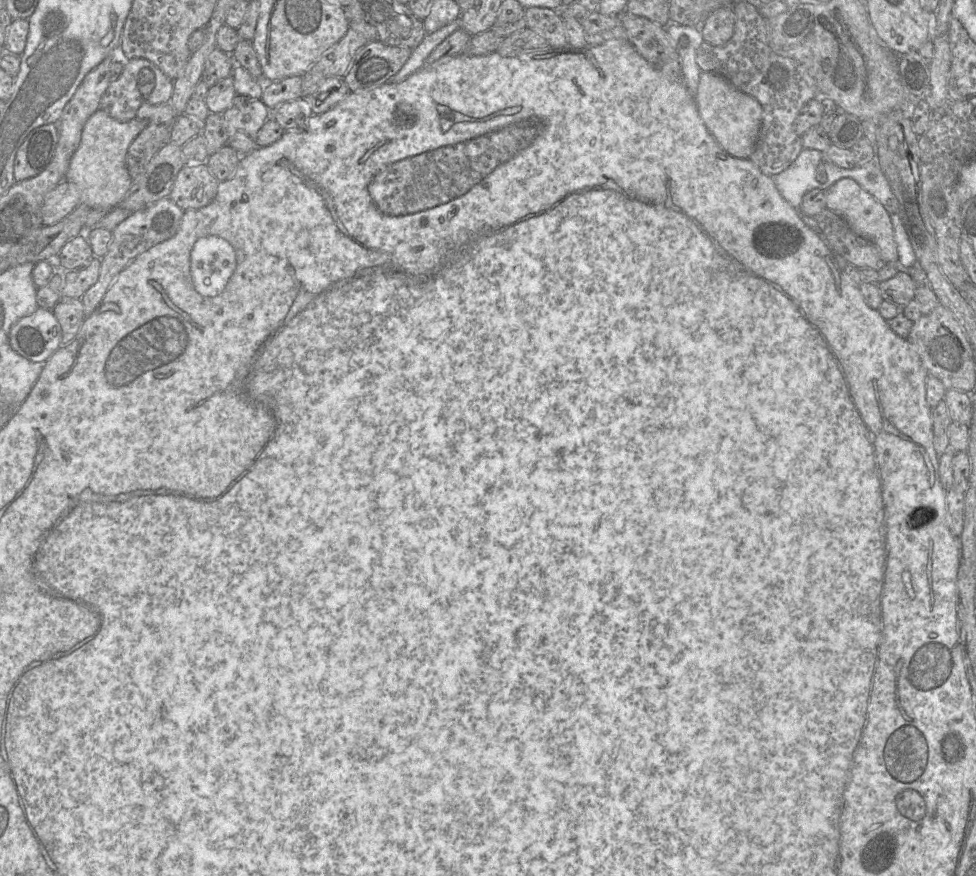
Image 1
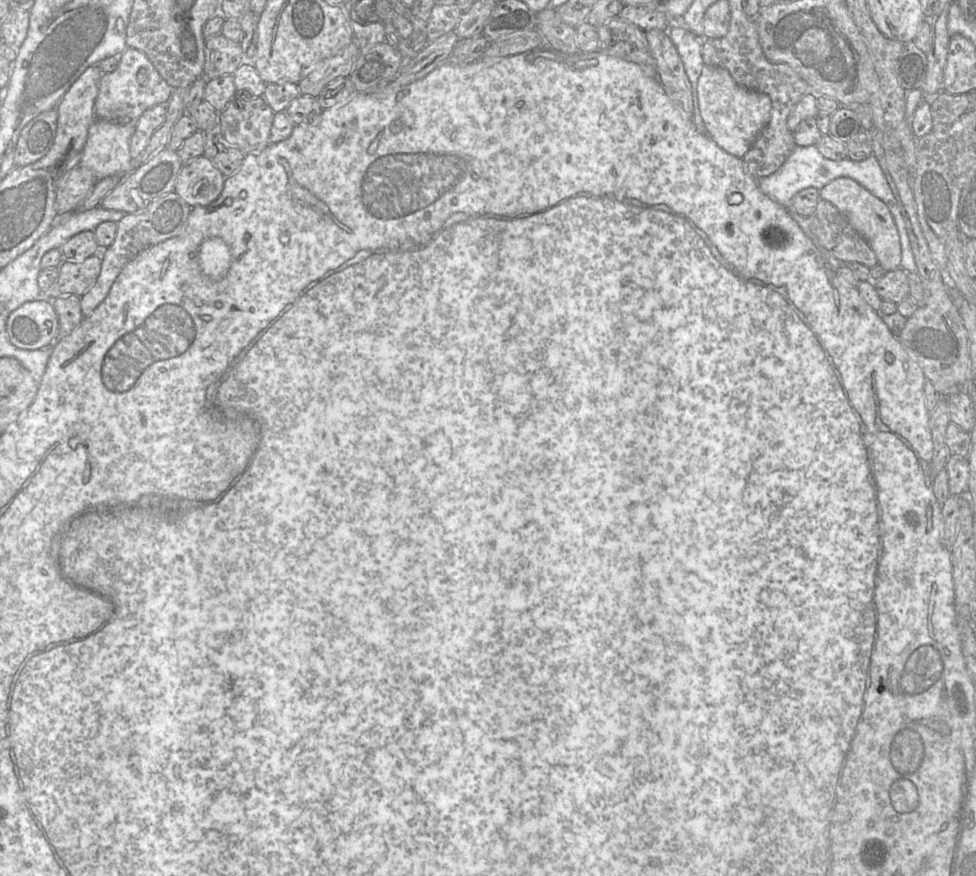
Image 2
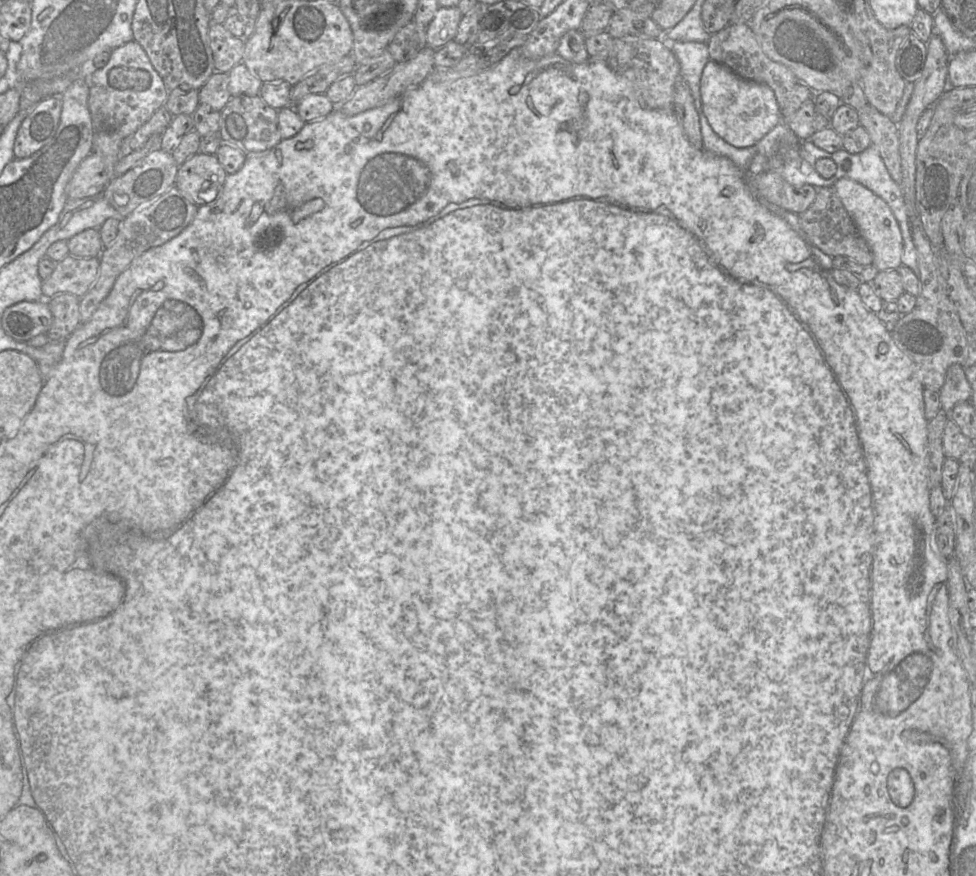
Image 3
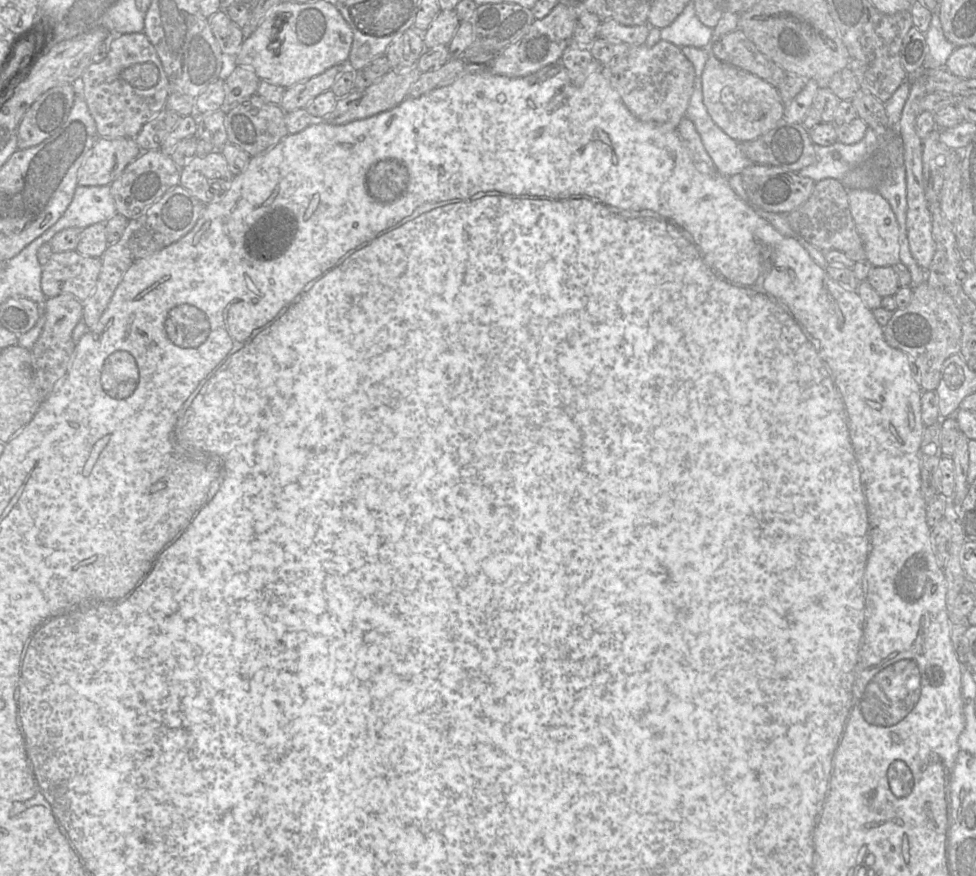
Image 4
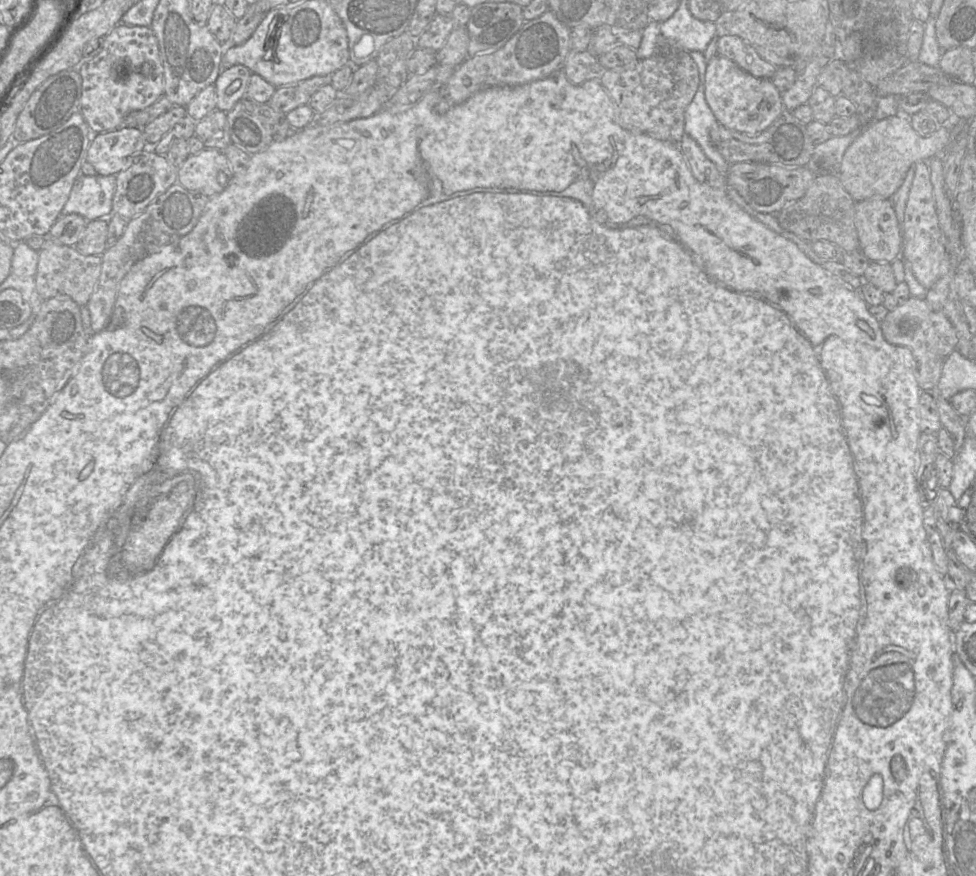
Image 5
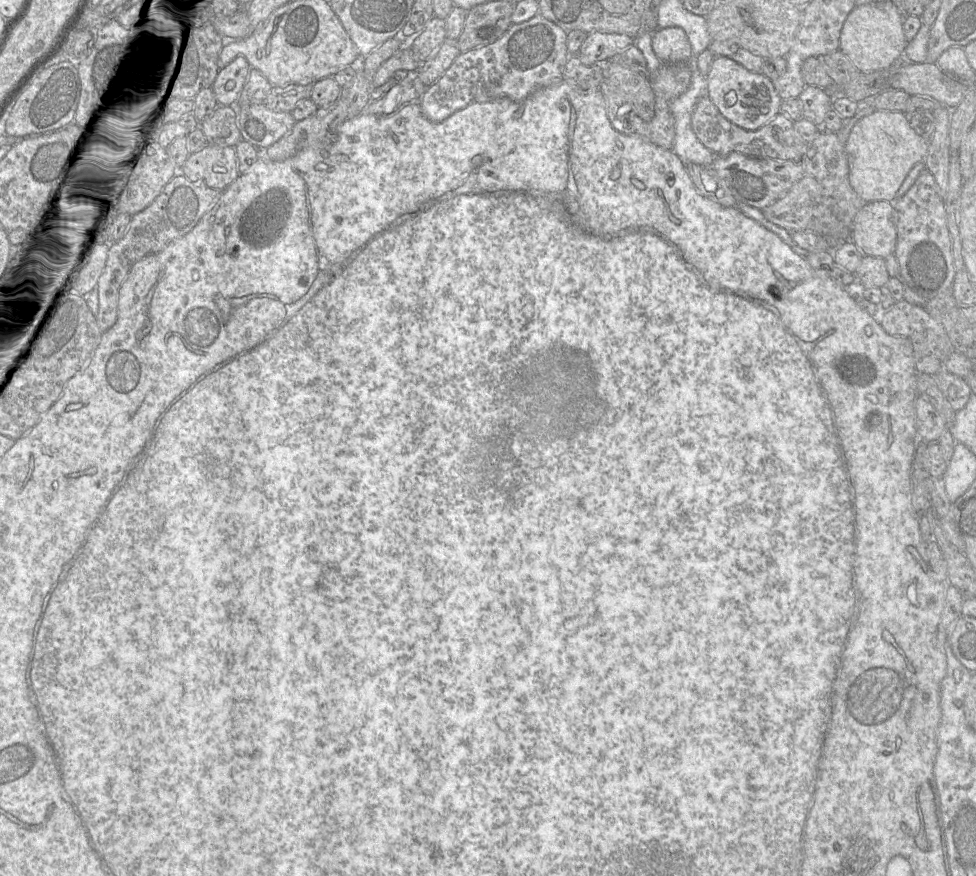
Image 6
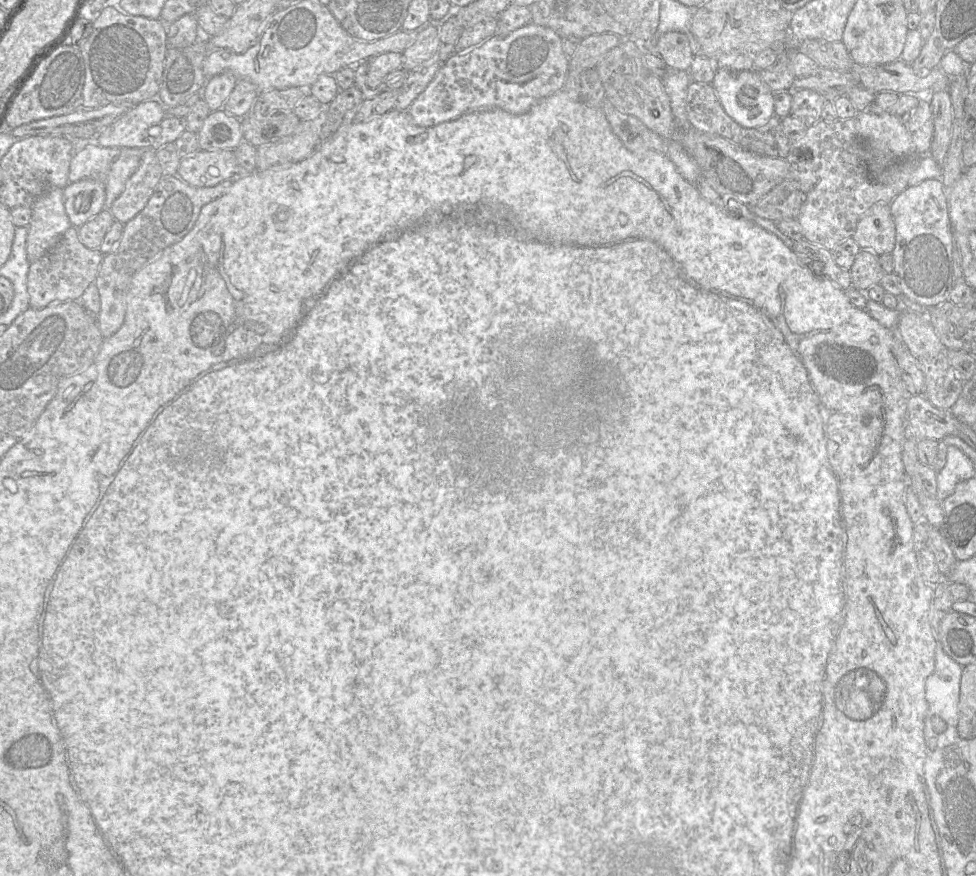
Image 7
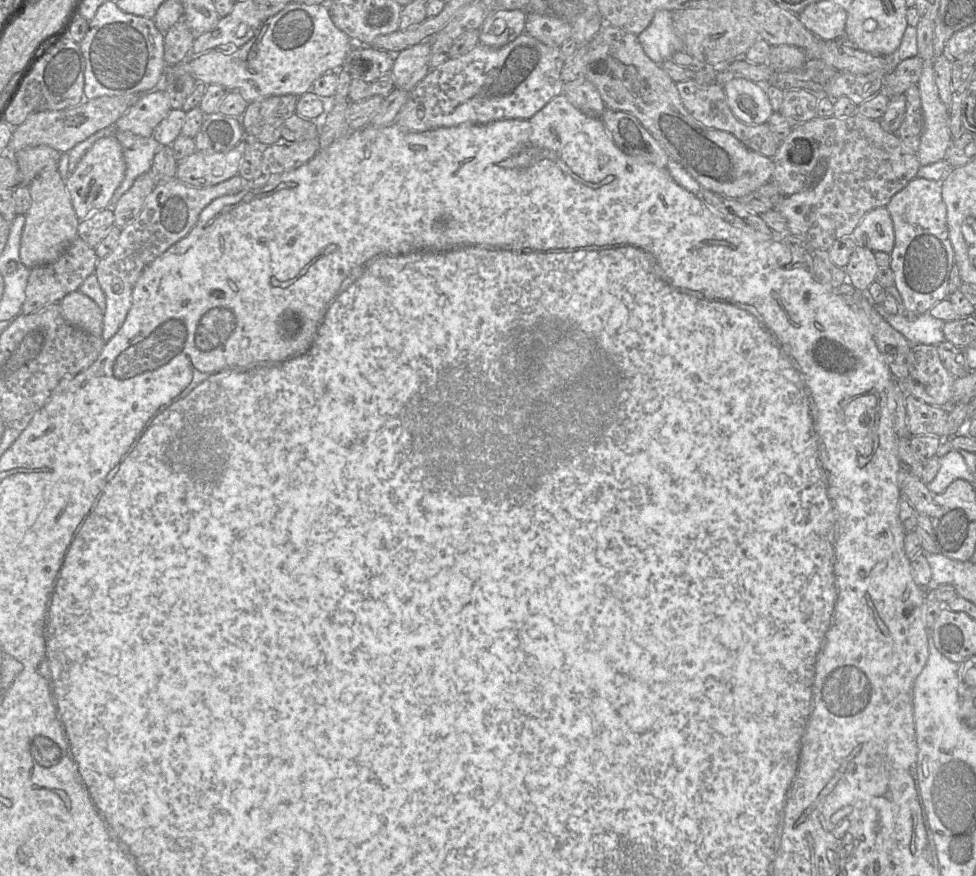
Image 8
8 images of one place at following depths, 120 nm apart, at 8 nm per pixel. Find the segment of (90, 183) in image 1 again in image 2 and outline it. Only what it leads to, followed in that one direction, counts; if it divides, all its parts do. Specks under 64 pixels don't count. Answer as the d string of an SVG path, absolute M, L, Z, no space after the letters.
M95 119L88 130L80 166L91 170L97 181L113 176L127 176L133 169L130 141L136 126L119 125Z

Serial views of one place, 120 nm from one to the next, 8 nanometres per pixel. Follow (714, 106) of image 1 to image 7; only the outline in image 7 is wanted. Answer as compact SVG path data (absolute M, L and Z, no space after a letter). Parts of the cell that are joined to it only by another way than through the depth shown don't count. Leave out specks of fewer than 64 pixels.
M717 69L712 86L727 115L742 127L756 128L763 126L775 114L774 92L761 79L759 70L733 72Z

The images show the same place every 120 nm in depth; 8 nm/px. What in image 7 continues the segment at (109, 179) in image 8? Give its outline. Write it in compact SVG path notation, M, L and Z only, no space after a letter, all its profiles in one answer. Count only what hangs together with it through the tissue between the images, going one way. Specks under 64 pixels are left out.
M93 179L68 183L63 189L63 202L72 227L79 228L105 207L105 188Z

